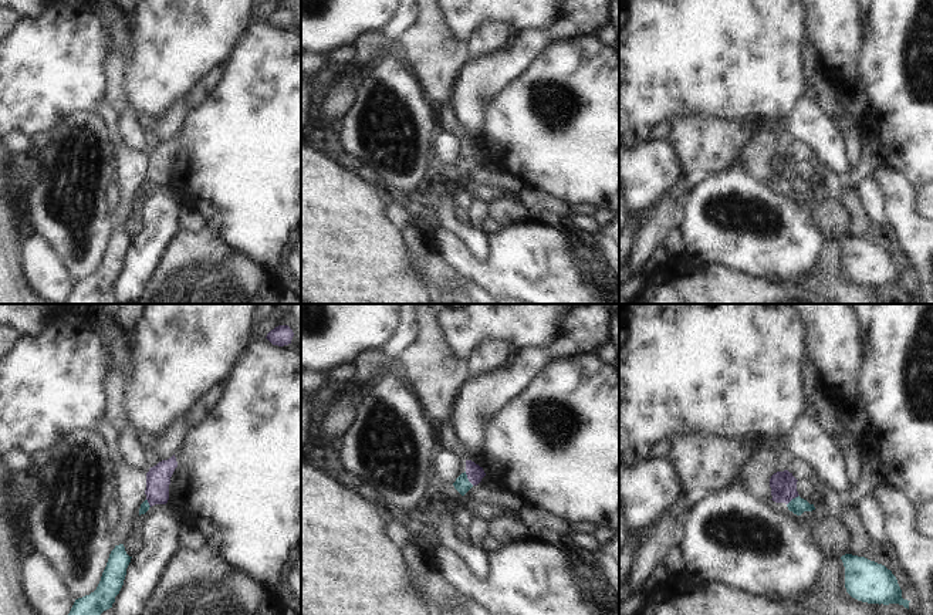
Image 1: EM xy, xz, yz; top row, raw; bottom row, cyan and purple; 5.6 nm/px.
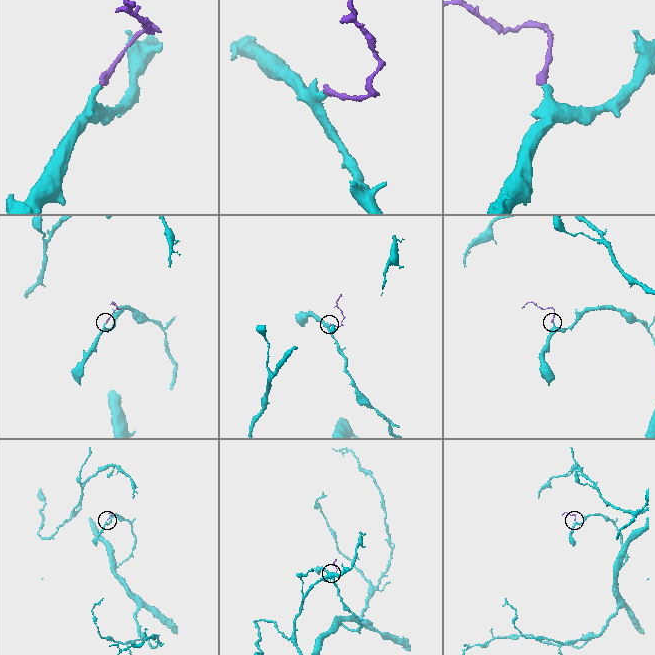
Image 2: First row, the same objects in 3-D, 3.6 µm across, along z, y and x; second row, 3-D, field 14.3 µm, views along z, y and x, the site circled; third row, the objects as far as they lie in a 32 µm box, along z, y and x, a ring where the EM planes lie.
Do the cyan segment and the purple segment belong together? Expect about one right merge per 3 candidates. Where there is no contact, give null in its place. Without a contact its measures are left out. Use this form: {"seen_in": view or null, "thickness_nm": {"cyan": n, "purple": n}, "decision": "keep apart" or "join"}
{"seen_in": "xz", "thickness_nm": {"cyan": 90, "purple": 100}, "decision": "join"}

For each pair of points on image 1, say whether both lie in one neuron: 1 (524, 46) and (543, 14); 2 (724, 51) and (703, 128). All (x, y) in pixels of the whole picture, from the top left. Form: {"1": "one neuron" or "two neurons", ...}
{"1": "two neurons", "2": "two neurons"}

